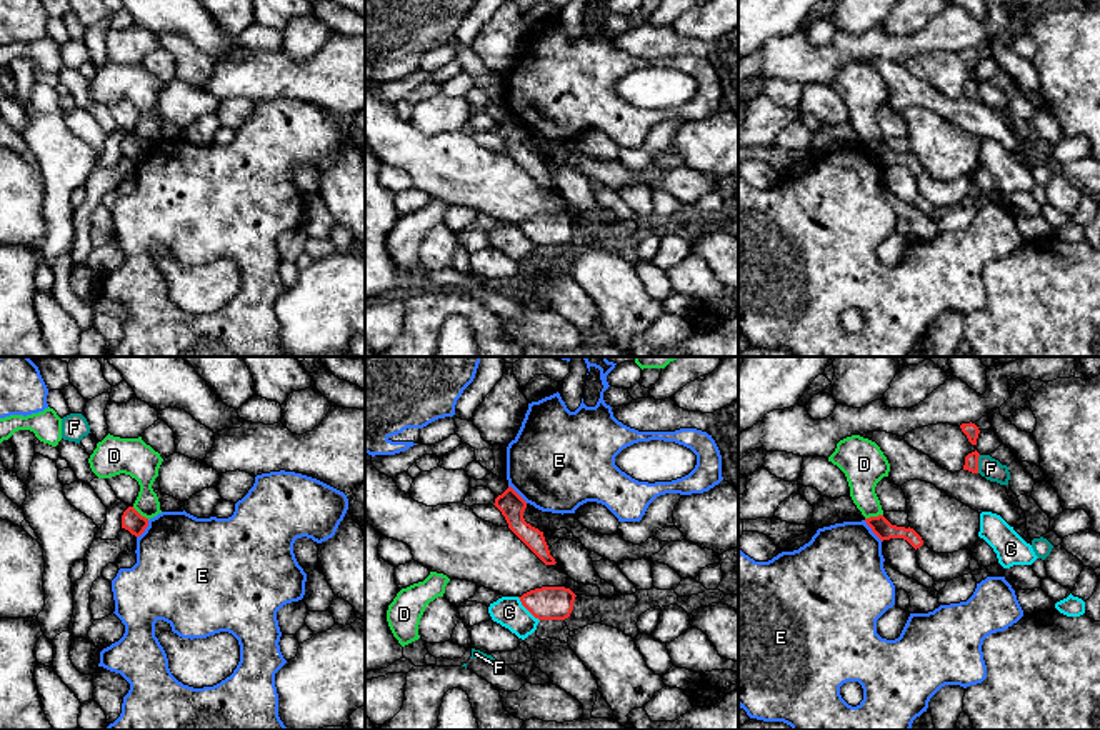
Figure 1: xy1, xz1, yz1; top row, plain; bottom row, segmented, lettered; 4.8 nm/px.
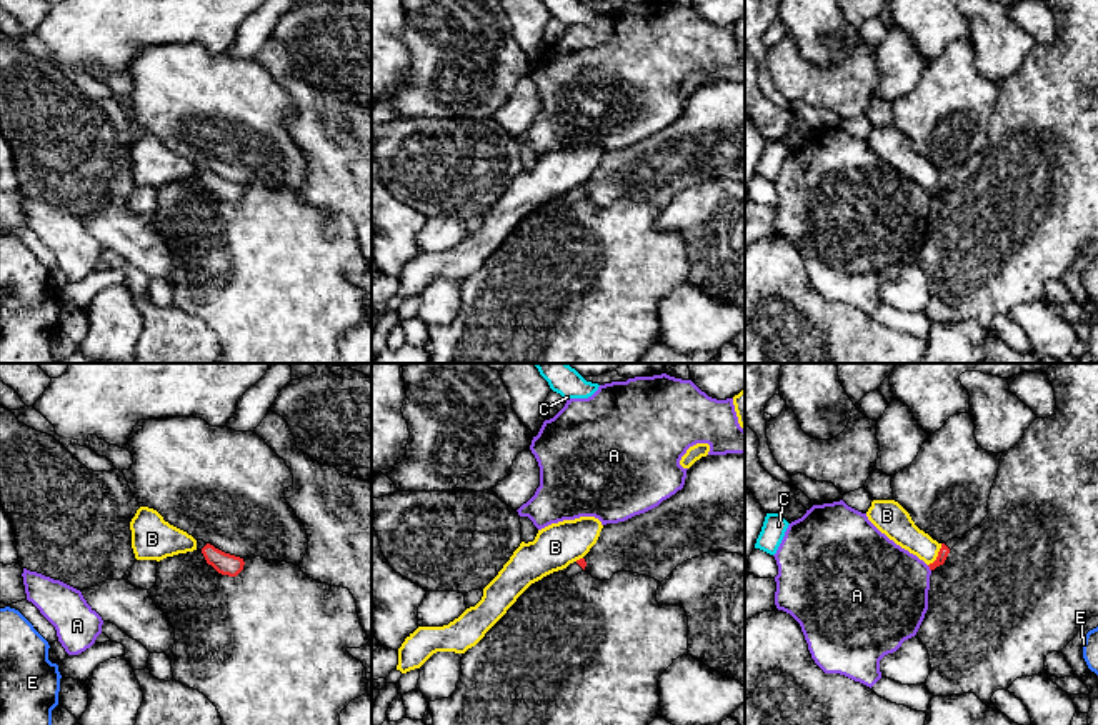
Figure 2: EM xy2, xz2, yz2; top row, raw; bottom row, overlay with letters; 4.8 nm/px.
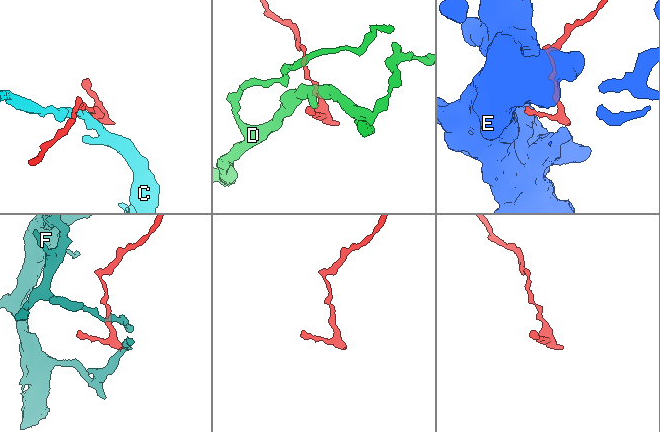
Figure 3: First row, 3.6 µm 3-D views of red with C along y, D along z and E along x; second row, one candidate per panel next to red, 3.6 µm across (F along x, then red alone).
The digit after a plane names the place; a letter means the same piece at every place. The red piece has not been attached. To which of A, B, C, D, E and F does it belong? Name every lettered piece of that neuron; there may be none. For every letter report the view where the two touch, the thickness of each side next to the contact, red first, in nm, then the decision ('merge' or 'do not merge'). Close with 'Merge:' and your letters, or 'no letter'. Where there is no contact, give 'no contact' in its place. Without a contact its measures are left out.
A: meets red in yz2; 50 nm thick on the red side, 440 nm on the other; do not merge
B: meets red in yz2; 50 nm thick on the red side, 150 nm on the other; do not merge
C: meets red in xz1; 160 nm thick on the red side, 150 nm on the other; do not merge
D: meets red in yz1; 90 nm thick on the red side, 200 nm on the other; do not merge
E: meets red in yz1; 90 nm thick on the red side, 420 nm on the other; do not merge
F: meets red in yz1; 60 nm thick on the red side, 100 nm on the other; do not merge
Merge: no letter

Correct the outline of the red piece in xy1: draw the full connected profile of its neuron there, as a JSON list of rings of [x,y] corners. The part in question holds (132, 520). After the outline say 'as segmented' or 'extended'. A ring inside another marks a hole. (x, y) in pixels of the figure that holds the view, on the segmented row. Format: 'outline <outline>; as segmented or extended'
outline [[[128,507],[122,515],[122,528],[140,537],[148,527],[148,518],[142,517],[133,507]]]; as segmented

